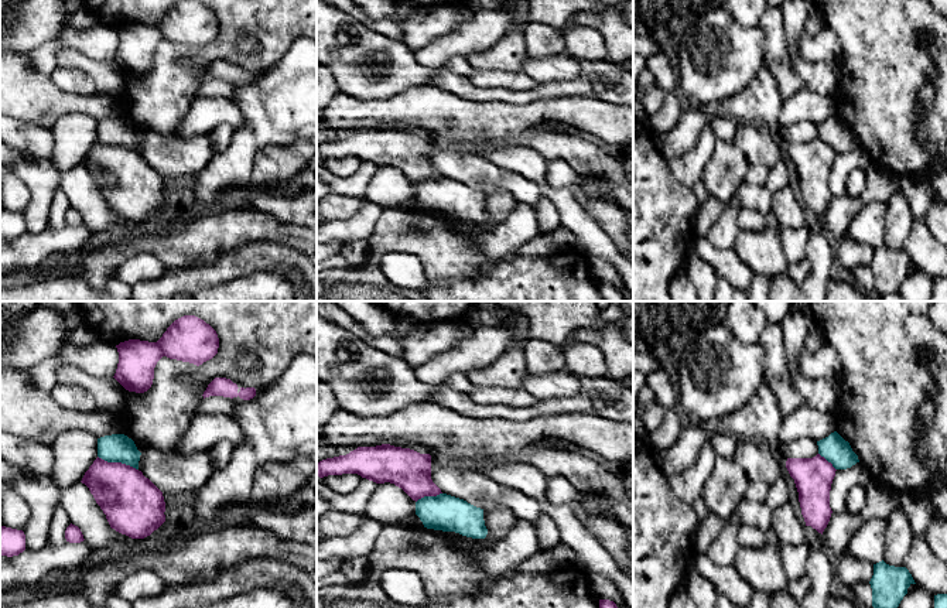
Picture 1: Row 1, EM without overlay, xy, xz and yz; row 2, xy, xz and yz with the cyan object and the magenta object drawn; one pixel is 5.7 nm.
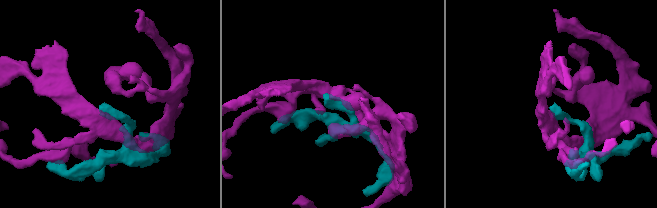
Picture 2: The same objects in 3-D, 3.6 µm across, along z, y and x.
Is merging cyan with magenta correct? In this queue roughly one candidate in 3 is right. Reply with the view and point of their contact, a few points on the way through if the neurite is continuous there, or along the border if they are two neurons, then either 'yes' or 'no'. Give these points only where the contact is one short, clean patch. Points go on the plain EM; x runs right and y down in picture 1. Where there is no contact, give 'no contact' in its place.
contact xy (118, 144); no

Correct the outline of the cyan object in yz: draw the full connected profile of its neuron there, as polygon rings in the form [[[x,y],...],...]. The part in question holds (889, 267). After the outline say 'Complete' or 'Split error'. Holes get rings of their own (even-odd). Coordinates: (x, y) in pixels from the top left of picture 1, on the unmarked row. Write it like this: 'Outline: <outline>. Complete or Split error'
Outline: [[[886,202],[866,204],[849,223],[844,236],[874,249],[869,267],[872,290],[878,297],[898,291],[907,271],[916,267],[906,250],[895,250],[883,245],[886,208]]]. Split error

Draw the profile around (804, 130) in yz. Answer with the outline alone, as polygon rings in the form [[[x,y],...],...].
[[[800,122],[784,129],[787,141],[813,141],[818,137],[817,124],[811,122]]]

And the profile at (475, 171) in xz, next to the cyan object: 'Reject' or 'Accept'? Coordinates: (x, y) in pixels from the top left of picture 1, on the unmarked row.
Reject

